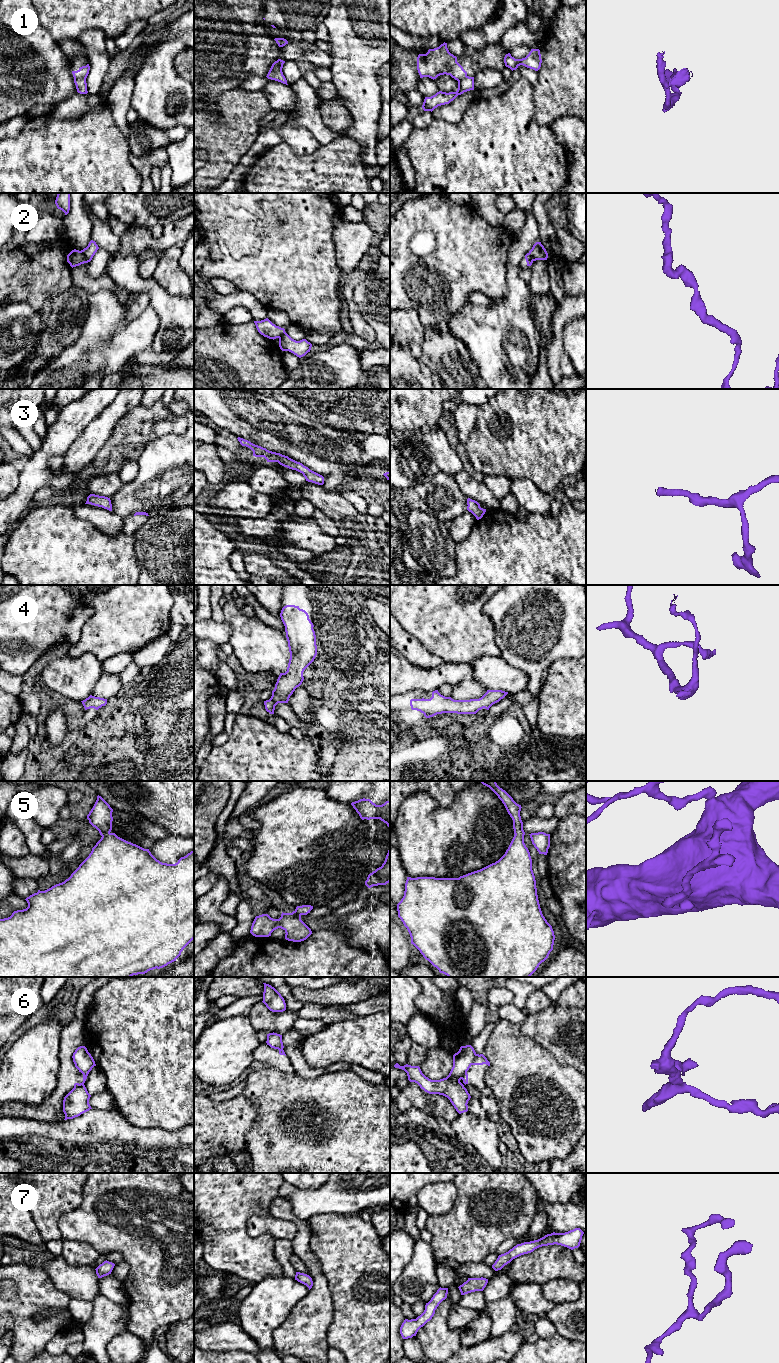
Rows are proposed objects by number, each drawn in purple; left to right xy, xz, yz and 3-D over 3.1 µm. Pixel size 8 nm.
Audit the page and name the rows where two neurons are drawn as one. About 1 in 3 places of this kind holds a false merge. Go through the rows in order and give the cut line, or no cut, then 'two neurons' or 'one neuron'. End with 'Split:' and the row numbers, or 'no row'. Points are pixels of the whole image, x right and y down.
1: cut in xy along (85, 78), (74, 79); two neurons
2: cut in xy along (80, 251), (88, 261); two neurons
3: no cut; one neuron
4: no cut; one neuron
5: no cut; one neuron
6: cut in yz along (477, 1054), (471, 1064); two neurons
7: no cut; one neuron
Split: 1, 2, 6

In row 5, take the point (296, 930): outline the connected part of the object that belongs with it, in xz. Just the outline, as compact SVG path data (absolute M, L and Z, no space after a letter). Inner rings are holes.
M311 905L297 906L292 913L283 913L279 919L273 919L268 914L256 916L250 933L255 937L269 937L271 933L281 928L285 931L285 939L293 942L306 940L311 934L311 929L301 920L302 915L307 915L313 909Z

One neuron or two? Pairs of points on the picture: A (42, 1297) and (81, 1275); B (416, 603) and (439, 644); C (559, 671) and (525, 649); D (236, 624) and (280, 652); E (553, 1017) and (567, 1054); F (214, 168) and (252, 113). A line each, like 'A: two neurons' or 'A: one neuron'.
A: two neurons
B: one neuron
C: two neurons
D: one neuron
E: one neuron
F: one neuron

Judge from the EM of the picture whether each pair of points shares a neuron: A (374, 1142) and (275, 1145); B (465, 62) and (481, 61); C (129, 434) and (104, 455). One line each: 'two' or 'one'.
A: one
B: one
C: one

